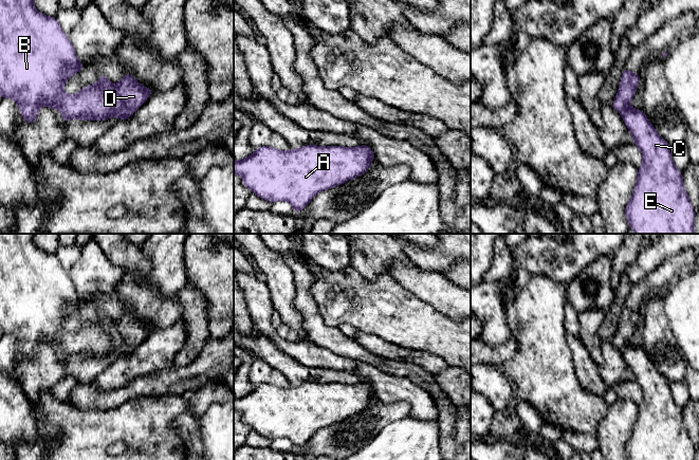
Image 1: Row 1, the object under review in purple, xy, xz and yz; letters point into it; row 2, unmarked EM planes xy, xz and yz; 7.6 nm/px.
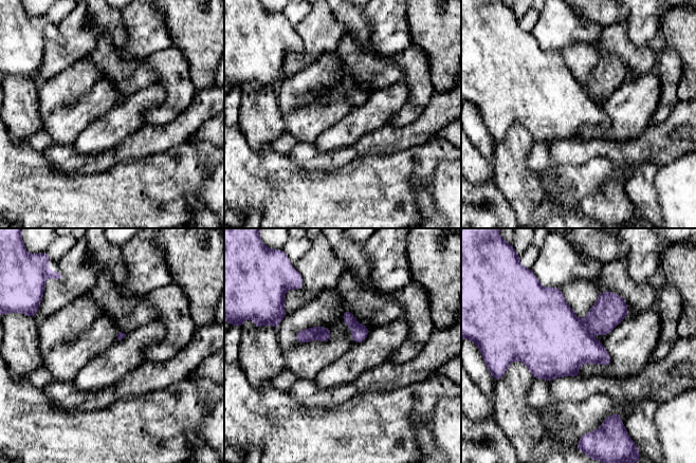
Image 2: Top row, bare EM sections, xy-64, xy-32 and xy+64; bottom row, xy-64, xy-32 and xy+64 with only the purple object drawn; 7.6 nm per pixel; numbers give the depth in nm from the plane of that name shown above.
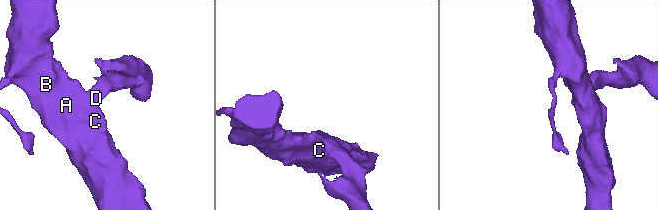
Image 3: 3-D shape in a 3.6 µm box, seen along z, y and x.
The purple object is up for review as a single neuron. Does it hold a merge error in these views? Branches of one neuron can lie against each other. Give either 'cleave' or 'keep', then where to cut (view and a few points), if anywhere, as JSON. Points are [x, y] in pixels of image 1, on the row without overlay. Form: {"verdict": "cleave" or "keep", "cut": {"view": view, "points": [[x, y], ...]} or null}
{"verdict": "cleave", "cut": {"view": "xy", "points": [[113, 322], [122, 339], [132, 350]]}}

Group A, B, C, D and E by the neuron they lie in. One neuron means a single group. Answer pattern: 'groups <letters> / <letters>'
groups A B C E / D

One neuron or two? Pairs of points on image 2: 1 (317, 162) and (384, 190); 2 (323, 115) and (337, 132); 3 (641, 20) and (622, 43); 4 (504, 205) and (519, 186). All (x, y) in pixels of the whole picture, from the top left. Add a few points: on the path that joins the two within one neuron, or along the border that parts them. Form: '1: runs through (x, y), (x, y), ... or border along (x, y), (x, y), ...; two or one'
1: border along (358, 158), (340, 168), (330, 170), (310, 169); two
2: border along (351, 110), (327, 127), (313, 142); two
3: border along (623, 21), (627, 36), (636, 44), (652, 44); two
4: border along (493, 180), (516, 217); two

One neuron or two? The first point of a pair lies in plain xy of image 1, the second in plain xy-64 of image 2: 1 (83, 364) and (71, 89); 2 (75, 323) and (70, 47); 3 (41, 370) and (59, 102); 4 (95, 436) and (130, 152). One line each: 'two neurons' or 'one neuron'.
1: one neuron
2: two neurons
3: two neurons
4: two neurons

